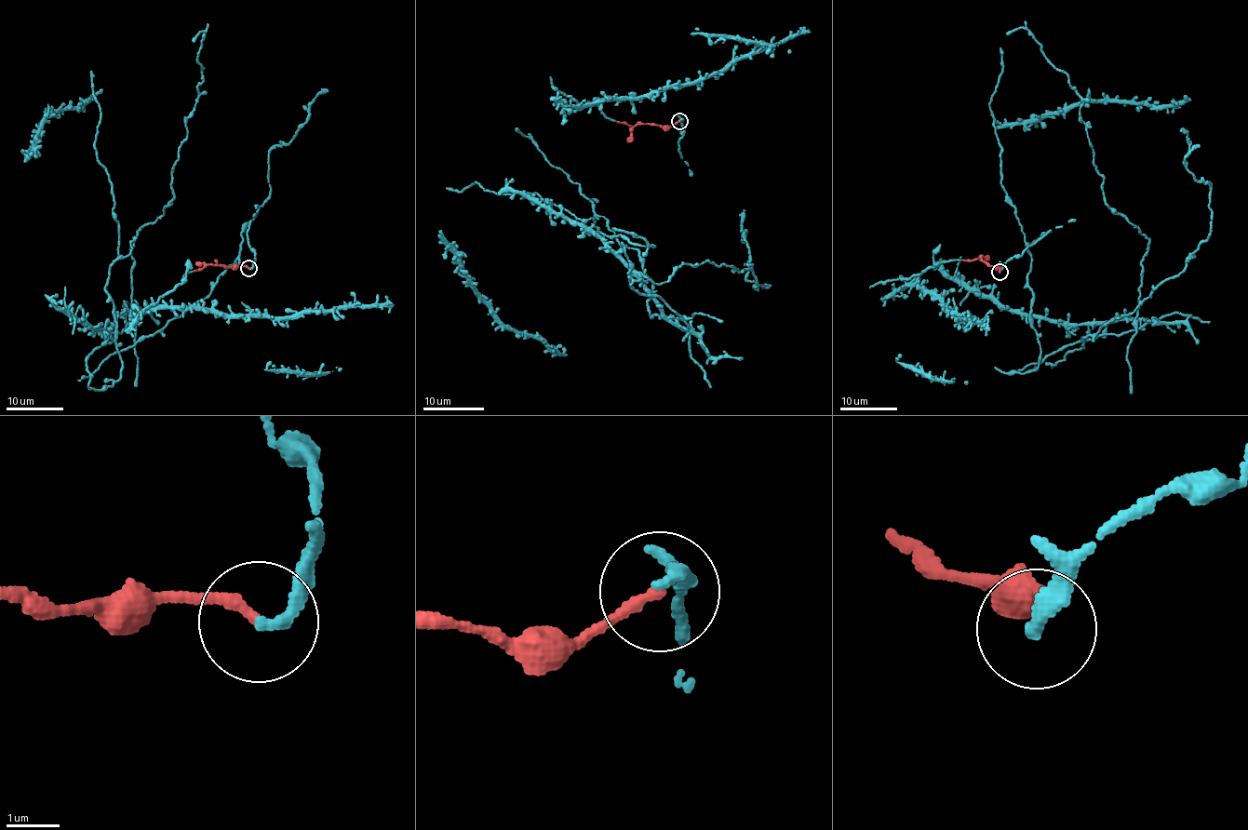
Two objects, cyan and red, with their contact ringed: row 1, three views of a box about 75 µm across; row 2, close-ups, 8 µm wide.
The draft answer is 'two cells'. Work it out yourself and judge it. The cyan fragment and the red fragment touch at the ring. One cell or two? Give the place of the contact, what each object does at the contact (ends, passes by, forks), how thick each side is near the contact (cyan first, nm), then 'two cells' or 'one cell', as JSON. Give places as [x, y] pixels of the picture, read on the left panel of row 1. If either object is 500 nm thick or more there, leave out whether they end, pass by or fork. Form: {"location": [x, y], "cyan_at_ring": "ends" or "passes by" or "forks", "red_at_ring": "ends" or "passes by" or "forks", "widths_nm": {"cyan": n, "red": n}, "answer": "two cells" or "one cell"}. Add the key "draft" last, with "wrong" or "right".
{"location": [248, 268], "cyan_at_ring": "ends", "red_at_ring": "ends", "widths_nm": {"cyan": 240, "red": 200}, "answer": "one cell", "draft": "wrong"}

